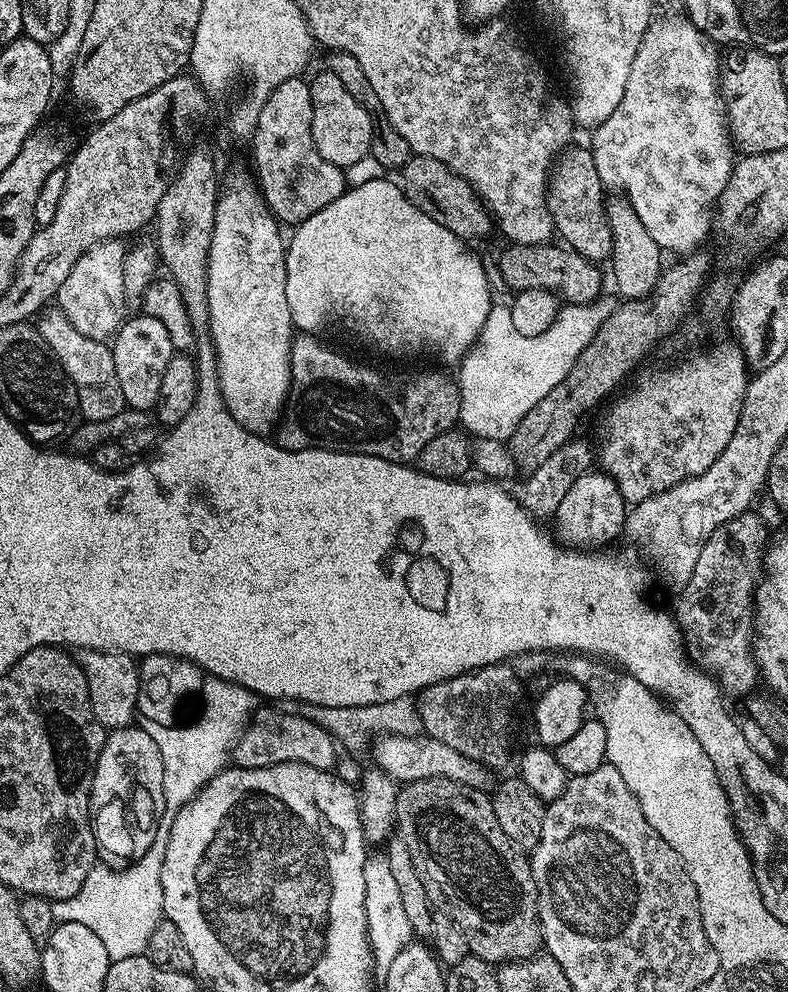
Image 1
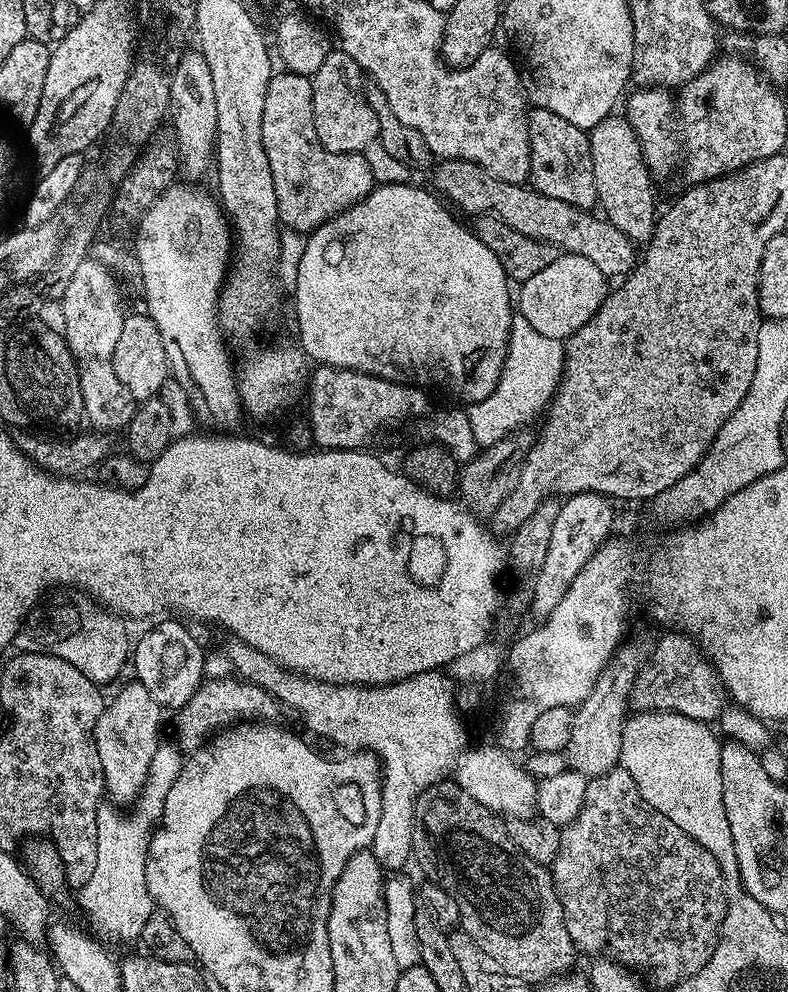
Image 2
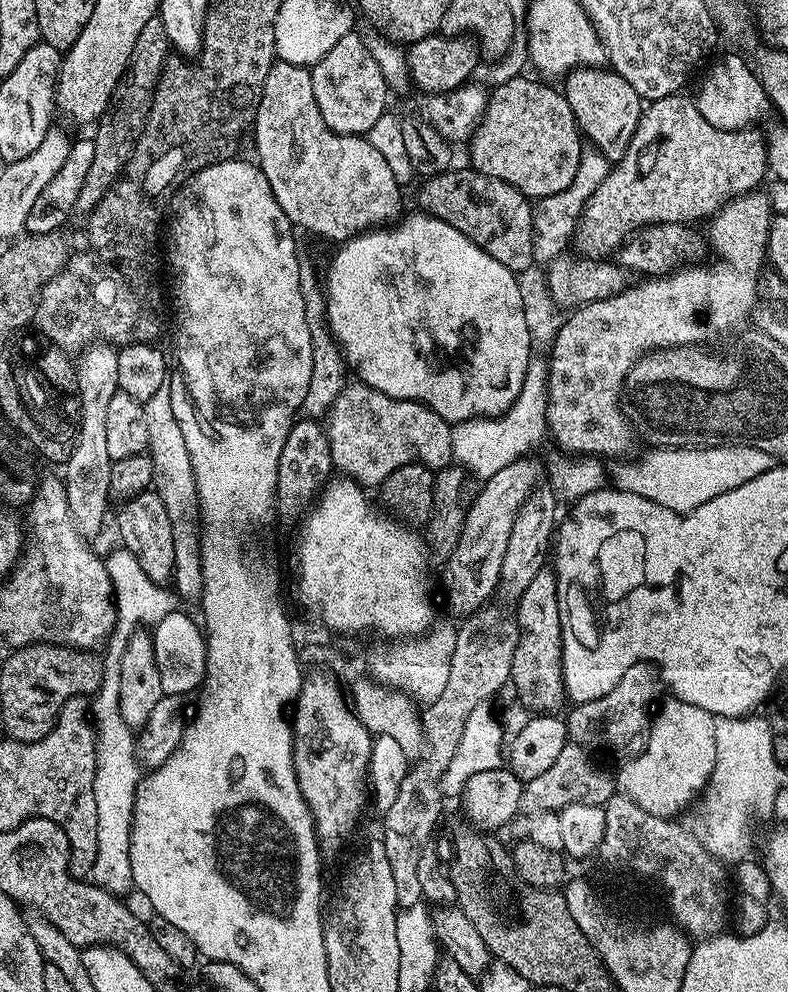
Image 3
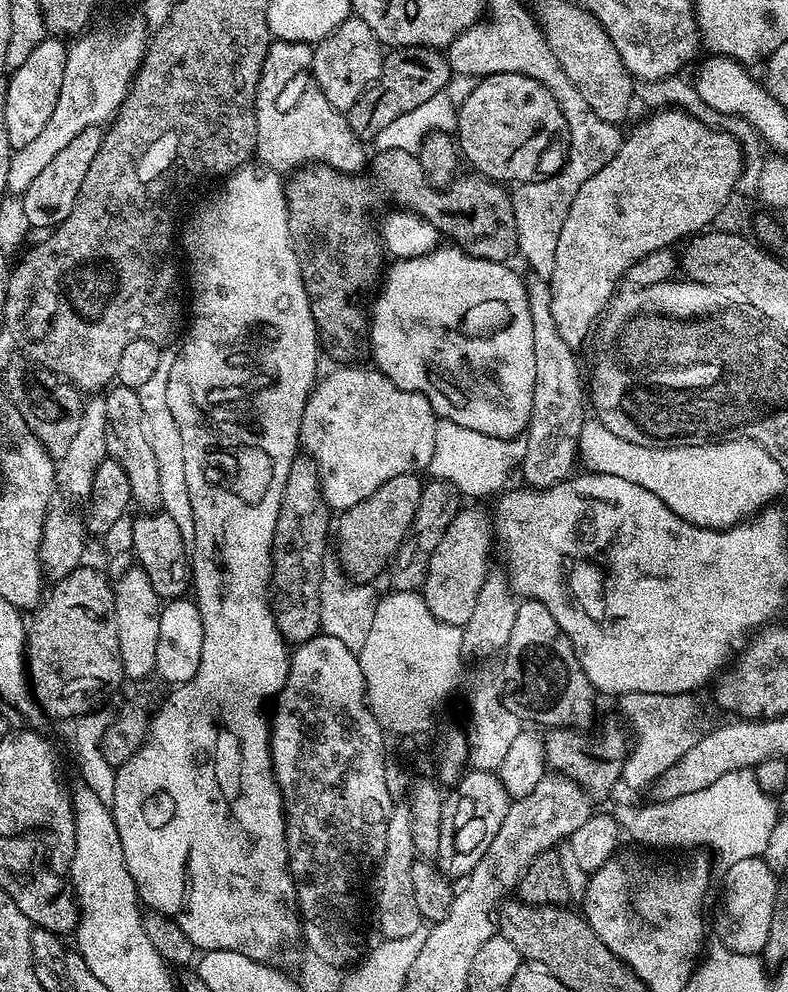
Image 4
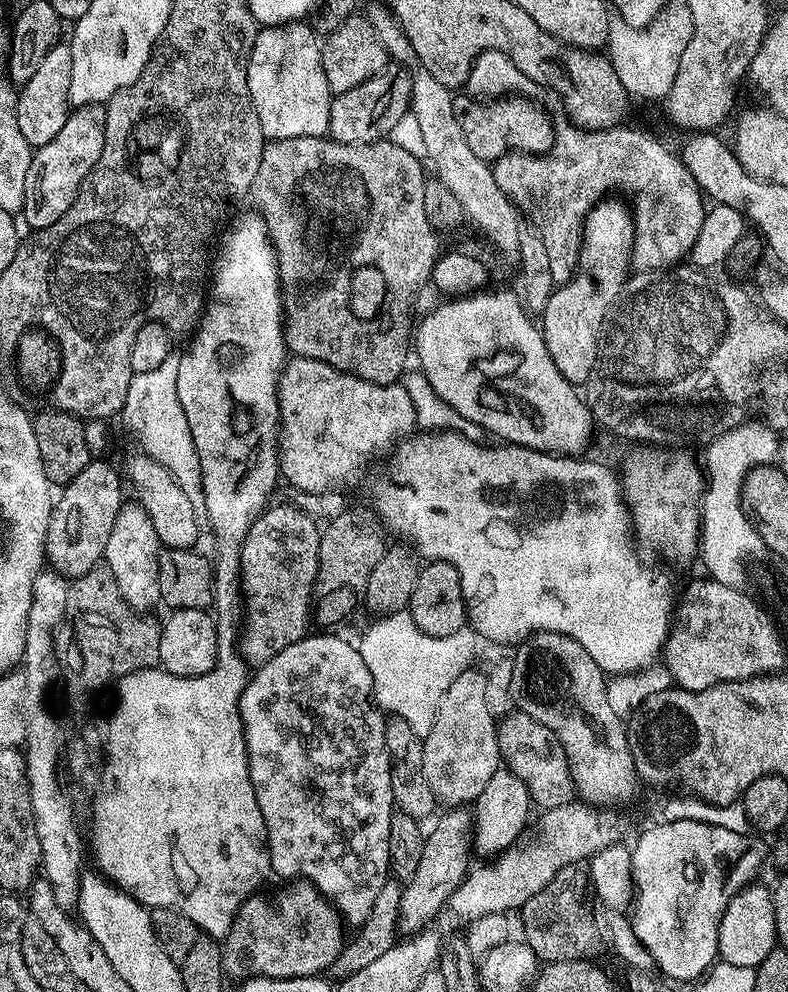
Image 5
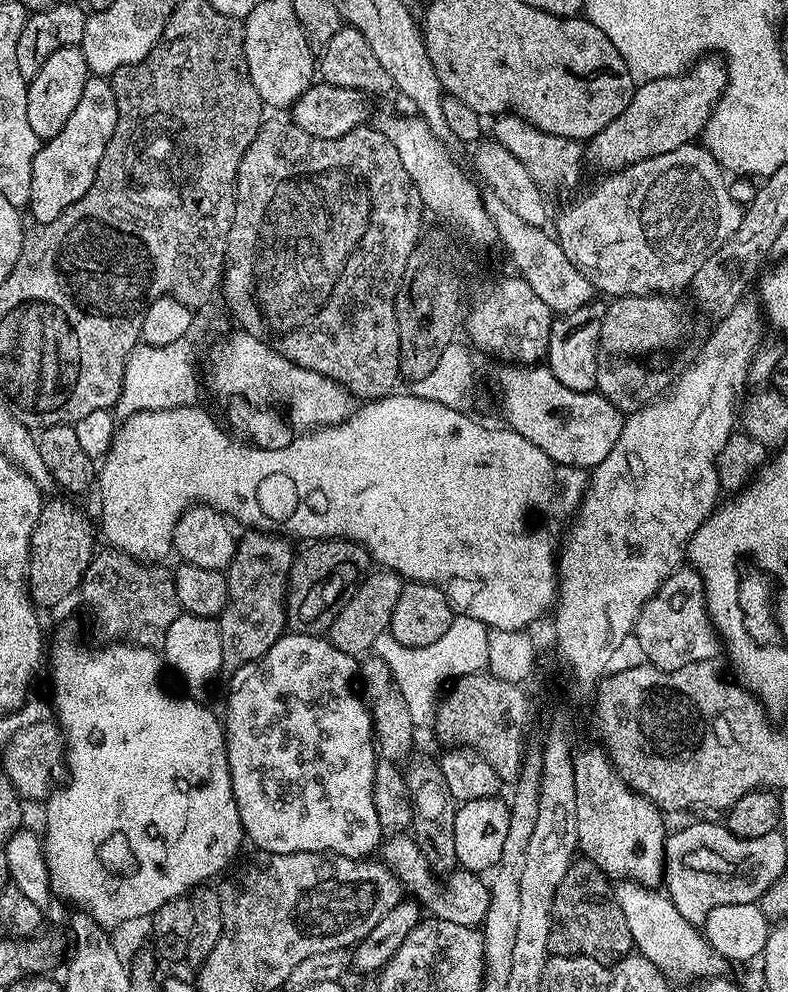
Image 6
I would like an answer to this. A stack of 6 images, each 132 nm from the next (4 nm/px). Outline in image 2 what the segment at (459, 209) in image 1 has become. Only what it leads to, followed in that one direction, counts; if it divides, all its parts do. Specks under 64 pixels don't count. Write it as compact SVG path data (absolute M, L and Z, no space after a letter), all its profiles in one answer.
M441 159L431 172L431 187L453 209L461 208L462 211L469 212L472 218L493 216L495 220L518 230L518 234L526 234L531 240L551 244L553 248L565 253L590 258L607 278L623 278L633 271L638 263L637 245L609 220L591 211L574 208L556 198L543 196L531 186L502 182L474 162Z

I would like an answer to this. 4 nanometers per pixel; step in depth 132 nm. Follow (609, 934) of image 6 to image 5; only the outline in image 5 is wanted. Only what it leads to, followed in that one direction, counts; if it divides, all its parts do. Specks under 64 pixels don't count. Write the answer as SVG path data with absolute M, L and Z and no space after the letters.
M583 863L566 865L519 910L518 917L524 923L523 939L538 958L548 962L582 960L589 955L588 951L596 943L601 943L594 910L588 904L587 892L589 896L590 877L587 867Z

